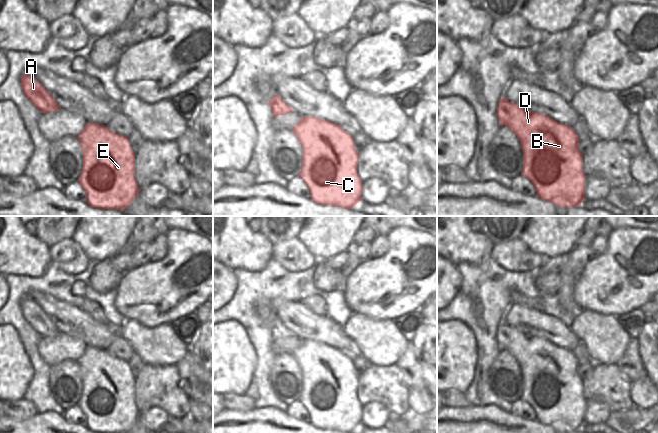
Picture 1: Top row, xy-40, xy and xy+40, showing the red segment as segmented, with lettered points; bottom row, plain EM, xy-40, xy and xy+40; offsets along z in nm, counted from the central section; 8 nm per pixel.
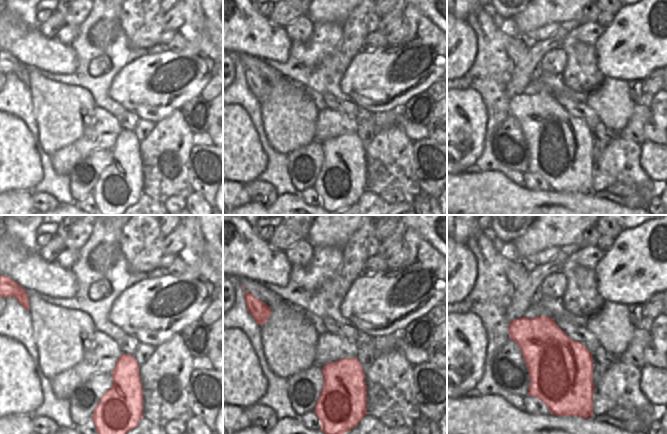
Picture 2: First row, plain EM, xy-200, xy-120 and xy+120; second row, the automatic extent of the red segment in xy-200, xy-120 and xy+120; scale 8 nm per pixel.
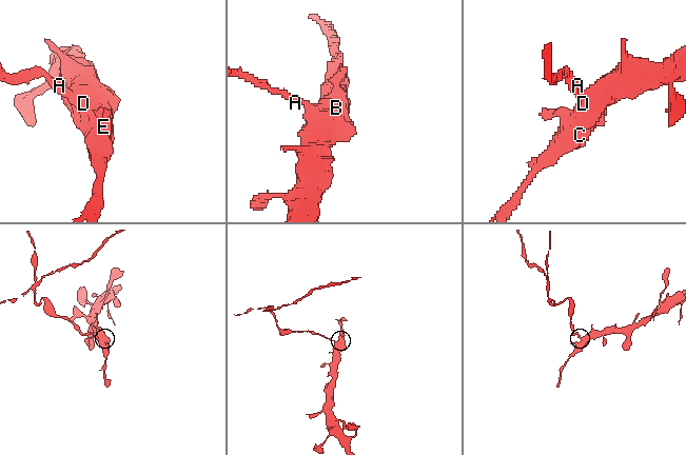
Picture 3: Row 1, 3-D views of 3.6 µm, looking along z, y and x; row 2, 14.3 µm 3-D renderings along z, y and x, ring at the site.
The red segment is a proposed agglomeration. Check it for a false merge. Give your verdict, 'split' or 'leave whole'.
split

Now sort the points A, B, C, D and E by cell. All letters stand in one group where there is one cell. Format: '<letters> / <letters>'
A / B C D E

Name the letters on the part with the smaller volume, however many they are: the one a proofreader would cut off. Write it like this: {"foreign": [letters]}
{"foreign": ["A"]}

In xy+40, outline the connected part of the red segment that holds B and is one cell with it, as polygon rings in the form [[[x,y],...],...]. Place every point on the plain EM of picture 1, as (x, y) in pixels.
[[[502,321],[498,327],[498,335],[497,342],[501,349],[508,351],[518,362],[521,368],[521,374],[523,376],[523,394],[521,399],[526,401],[534,410],[536,421],[548,425],[558,431],[576,431],[579,430],[583,424],[585,423],[585,398],[583,396],[583,379],[579,376],[579,362],[575,355],[568,349],[562,349],[550,341],[546,339],[542,339],[540,337],[534,337],[532,335],[528,335],[524,331],[520,329],[516,329],[510,325],[508,325],[505,321]]]

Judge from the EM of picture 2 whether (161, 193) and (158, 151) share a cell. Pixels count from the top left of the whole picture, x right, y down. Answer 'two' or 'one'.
one

